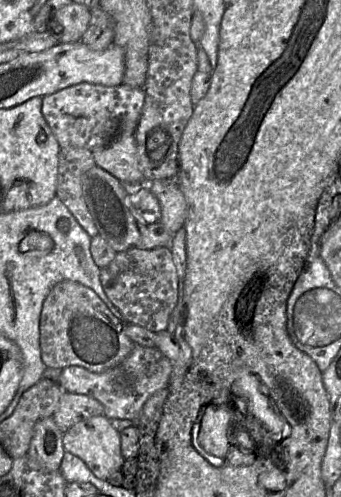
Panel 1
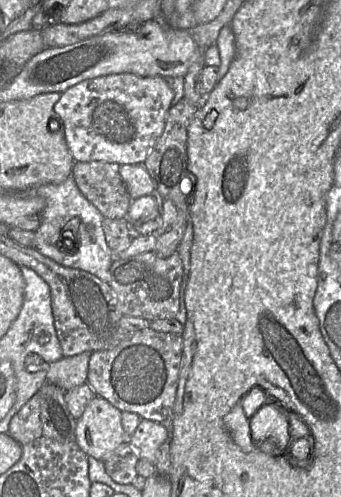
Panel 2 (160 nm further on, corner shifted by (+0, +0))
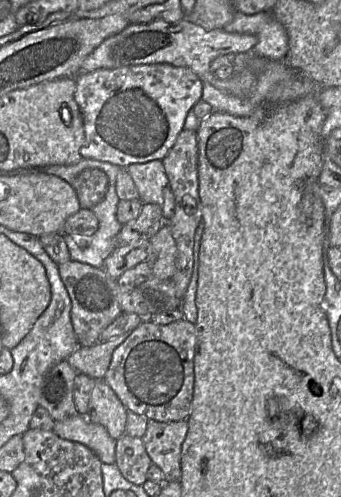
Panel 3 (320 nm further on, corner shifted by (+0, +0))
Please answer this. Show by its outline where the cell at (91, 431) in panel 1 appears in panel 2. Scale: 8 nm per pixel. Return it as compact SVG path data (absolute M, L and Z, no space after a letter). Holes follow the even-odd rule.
M95 396L77 419L75 442L88 456L104 461L119 445L127 440L121 423L122 412L106 399Z

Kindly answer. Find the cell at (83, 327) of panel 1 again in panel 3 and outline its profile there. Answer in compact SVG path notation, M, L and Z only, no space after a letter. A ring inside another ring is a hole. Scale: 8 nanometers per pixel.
M73 260L58 264L58 269L71 300L70 317L79 347L102 342L102 331L122 313L116 280L108 276L102 268Z

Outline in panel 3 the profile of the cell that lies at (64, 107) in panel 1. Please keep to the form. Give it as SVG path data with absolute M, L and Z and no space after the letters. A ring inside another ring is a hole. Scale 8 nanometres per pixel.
M144 64L99 69L77 76L74 94L83 116L85 142L81 157L111 163L121 168L163 160L172 149L191 112L202 99L204 82L191 69L170 64Z

